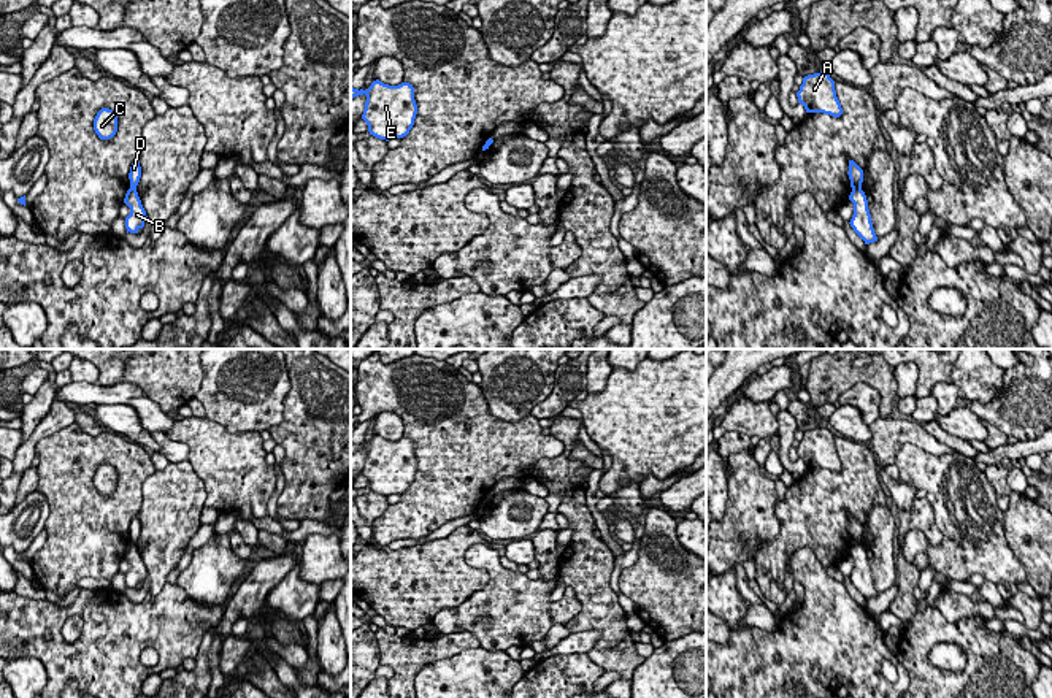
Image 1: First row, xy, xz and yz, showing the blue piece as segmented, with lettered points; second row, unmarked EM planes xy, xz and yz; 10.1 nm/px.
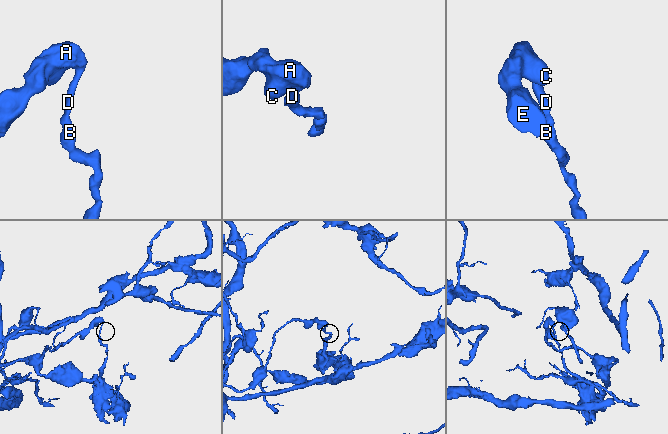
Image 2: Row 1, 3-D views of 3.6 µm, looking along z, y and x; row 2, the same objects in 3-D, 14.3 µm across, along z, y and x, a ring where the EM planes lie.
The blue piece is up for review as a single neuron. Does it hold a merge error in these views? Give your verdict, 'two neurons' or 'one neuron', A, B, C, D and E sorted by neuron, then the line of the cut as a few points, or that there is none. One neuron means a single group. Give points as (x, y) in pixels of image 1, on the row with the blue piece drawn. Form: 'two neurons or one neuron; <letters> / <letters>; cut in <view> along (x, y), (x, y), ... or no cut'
two neurons; A C D E / B; cut in yz along (860, 186), (852, 189)

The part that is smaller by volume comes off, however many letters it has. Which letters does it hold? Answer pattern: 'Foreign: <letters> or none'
Foreign: B

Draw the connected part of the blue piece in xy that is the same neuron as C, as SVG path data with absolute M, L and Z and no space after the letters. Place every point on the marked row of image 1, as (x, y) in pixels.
M102 108L94 119L94 130L100 140L109 140L117 132L117 114L113 109Z

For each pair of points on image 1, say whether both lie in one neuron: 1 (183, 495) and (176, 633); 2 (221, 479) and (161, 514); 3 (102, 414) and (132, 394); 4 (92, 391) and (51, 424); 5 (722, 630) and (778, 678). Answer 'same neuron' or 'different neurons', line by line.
1: different neurons
2: different neurons
3: different neurons
4: different neurons
5: different neurons

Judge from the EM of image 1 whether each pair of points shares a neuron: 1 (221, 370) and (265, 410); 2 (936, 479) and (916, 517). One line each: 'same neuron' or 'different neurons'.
1: same neuron
2: different neurons

